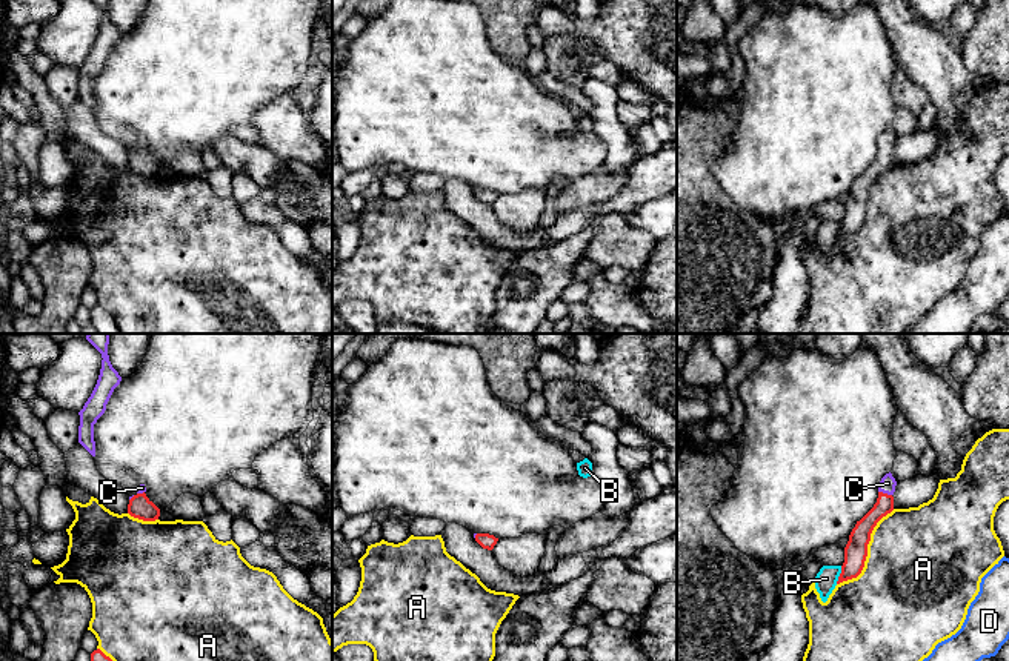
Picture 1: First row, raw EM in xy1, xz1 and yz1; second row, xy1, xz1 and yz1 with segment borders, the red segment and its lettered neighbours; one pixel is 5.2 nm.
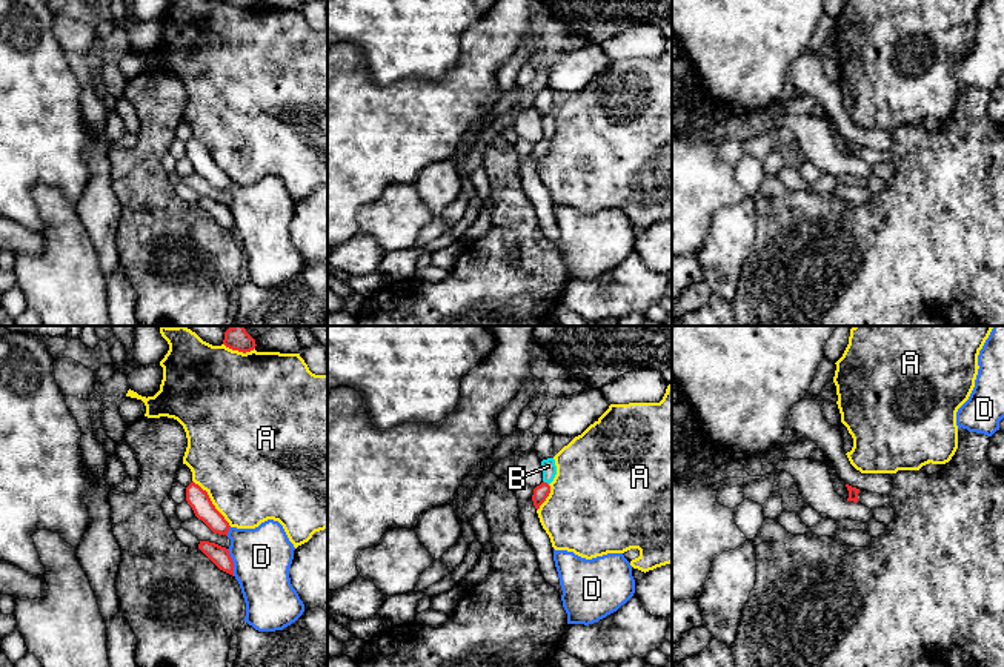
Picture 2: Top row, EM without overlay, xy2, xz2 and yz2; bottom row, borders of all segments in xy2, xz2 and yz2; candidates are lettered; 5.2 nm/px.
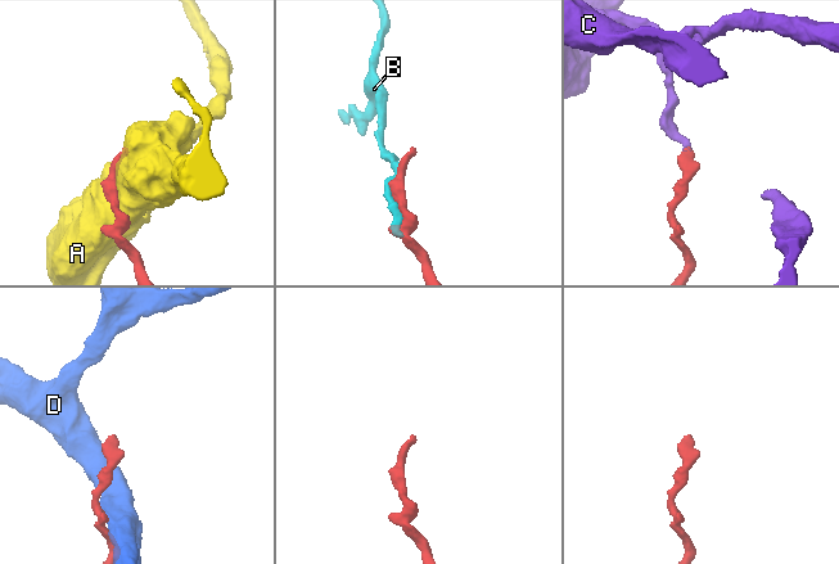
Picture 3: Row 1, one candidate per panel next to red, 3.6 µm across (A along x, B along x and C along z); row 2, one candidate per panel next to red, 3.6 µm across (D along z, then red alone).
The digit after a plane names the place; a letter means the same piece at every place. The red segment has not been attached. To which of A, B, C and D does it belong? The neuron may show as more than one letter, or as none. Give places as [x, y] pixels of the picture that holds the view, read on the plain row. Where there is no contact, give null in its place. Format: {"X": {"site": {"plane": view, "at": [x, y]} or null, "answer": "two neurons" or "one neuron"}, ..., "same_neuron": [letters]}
{"A": {"site": {"plane": "yz1", "at": [866, 206]}, "answer": "two neurons"}, "B": {"site": {"plane": "yz1", "at": [840, 231]}, "answer": "two neurons"}, "C": {"site": {"plane": "yz1", "at": [885, 149]}, "answer": "two neurons"}, "D": {"site": {"plane": "xy2", "at": [232, 219]}, "answer": "two neurons"}, "same_neuron": []}

